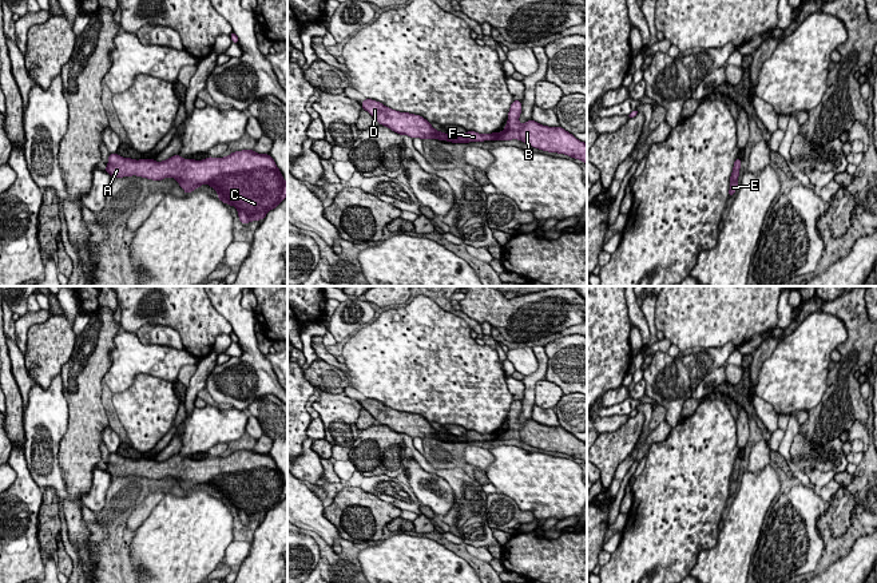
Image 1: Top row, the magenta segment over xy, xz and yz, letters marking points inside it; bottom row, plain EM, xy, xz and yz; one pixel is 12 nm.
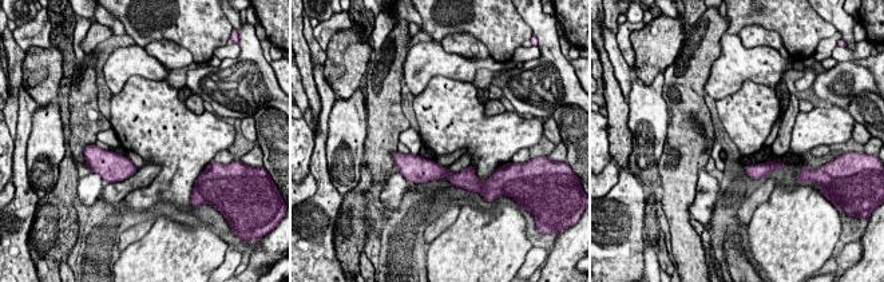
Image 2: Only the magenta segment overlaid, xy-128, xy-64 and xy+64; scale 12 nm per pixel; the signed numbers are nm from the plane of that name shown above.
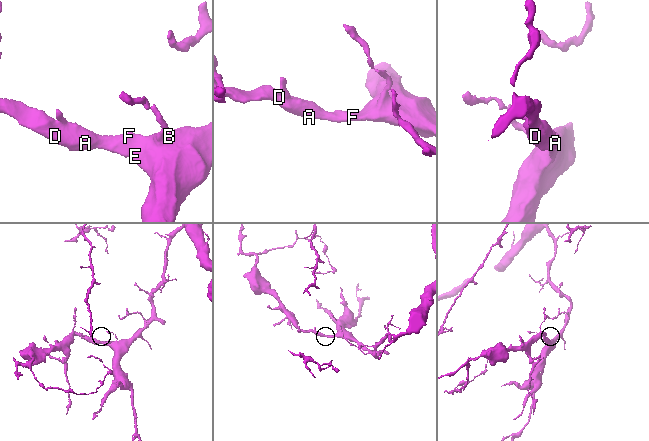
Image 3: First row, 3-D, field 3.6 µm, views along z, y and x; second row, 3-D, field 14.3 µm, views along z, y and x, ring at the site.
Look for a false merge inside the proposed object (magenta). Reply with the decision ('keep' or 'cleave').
keep

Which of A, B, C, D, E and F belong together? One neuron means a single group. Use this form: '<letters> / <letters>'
A B C D E F

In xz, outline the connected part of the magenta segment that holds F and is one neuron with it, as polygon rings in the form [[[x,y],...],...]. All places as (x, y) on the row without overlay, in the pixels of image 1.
[[[372,398],[364,400],[361,405],[378,420],[381,425],[386,425],[400,435],[405,433],[410,437],[440,439],[452,443],[519,439],[535,448],[566,453],[587,463],[587,443],[578,440],[560,425],[547,427],[532,419],[520,424],[521,401],[519,400],[513,400],[511,404],[507,425],[501,432],[483,435],[475,431],[467,431],[463,436],[440,432],[420,415],[398,412]]]

